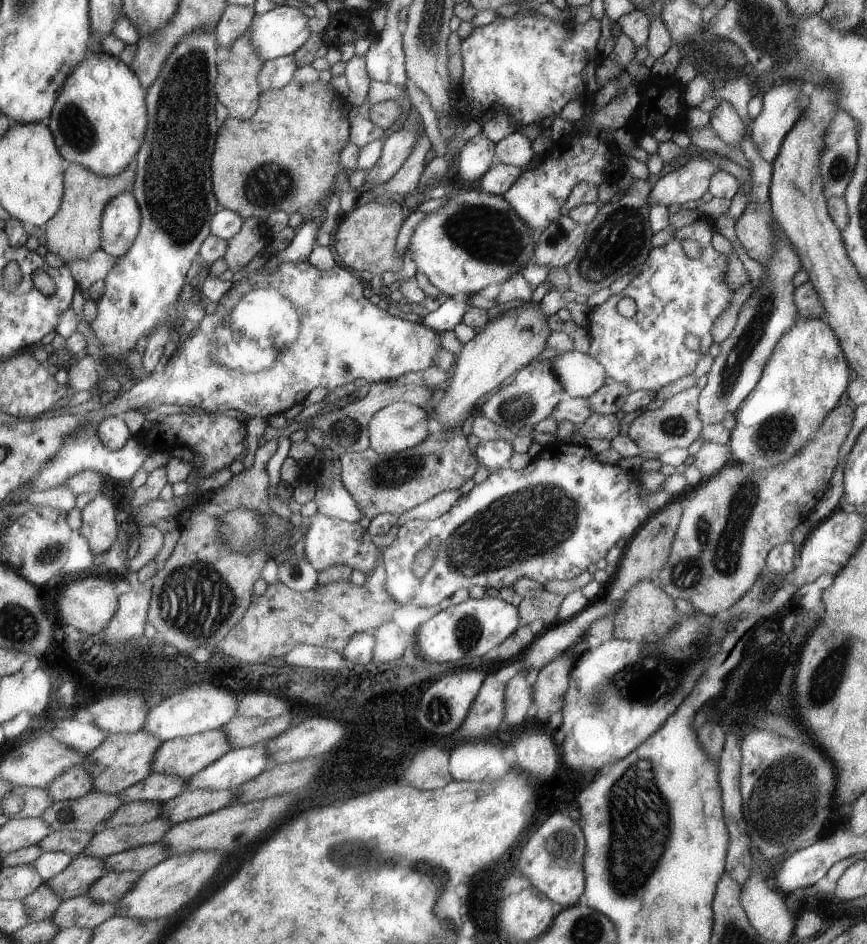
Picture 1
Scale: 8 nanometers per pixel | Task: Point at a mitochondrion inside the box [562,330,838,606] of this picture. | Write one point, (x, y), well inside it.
(718, 550)

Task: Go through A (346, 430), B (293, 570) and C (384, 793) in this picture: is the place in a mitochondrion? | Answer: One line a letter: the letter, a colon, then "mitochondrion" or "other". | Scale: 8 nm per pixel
A: mitochondrion
B: mitochondrion
C: other

